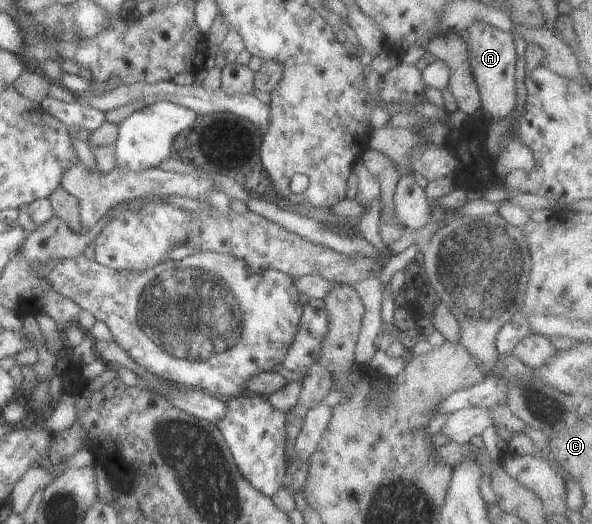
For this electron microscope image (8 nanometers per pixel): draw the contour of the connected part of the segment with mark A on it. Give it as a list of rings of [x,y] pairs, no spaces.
[[[476,22],[468,29],[459,33],[468,46],[468,61],[471,74],[475,81],[480,107],[492,115],[492,122],[497,118],[508,118],[510,110],[514,106],[514,73],[515,73],[515,52],[513,39],[510,33],[493,28],[484,22]]]

